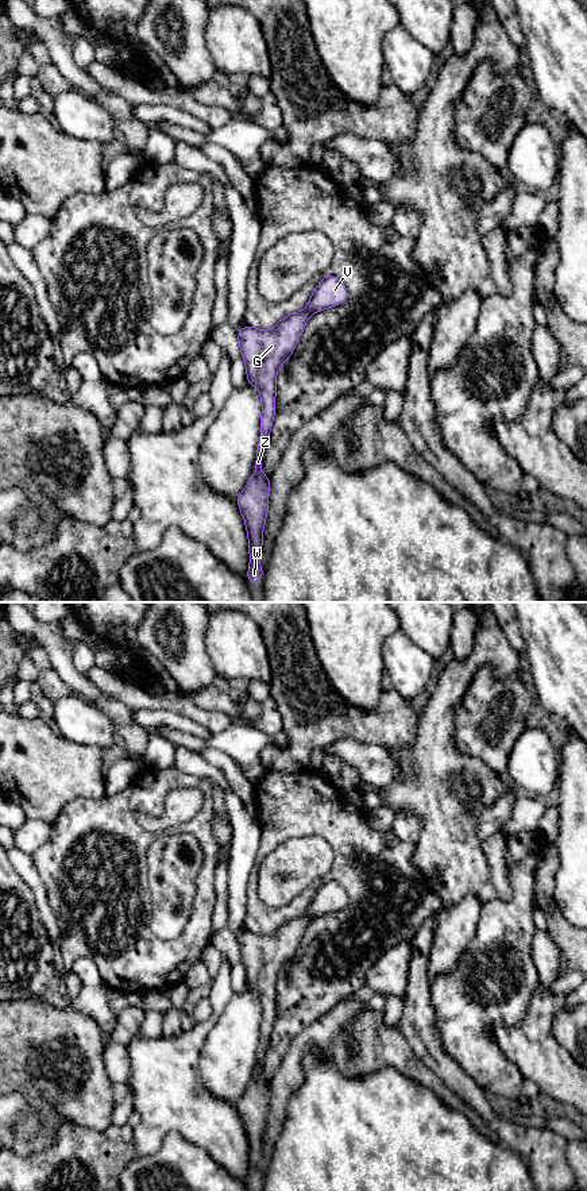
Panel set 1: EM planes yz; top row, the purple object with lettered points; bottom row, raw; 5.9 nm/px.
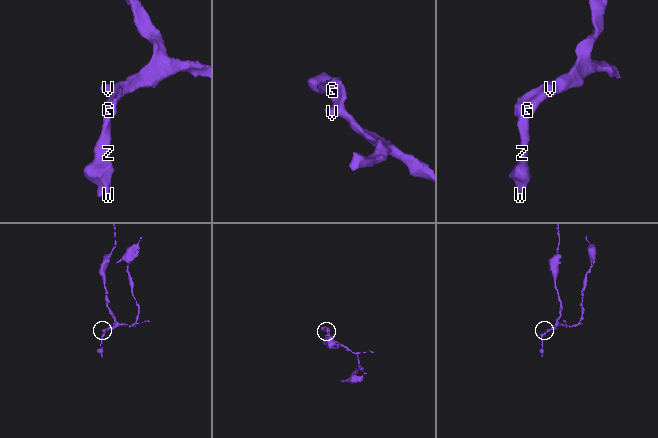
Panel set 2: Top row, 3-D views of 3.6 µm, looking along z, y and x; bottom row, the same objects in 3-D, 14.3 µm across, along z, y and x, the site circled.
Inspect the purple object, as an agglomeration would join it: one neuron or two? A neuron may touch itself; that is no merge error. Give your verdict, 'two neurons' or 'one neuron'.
one neuron

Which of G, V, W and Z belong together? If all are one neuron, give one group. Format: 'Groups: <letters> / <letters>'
Groups: G V W Z

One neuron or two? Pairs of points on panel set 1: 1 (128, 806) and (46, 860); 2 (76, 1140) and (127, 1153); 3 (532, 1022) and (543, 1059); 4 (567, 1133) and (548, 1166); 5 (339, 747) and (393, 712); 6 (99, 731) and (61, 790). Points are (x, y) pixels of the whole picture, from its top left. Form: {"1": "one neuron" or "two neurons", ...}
{"1": "one neuron", "2": "one neuron", "3": "one neuron", "4": "two neurons", "5": "two neurons", "6": "two neurons"}

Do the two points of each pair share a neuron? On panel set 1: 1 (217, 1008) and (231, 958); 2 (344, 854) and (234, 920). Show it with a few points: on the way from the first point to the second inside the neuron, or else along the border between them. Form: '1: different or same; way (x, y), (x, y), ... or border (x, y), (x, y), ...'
1: different; border (224, 958), (228, 964), (230, 983), (234, 991)
2: different; border (247, 879), (247, 916), (244, 922)

